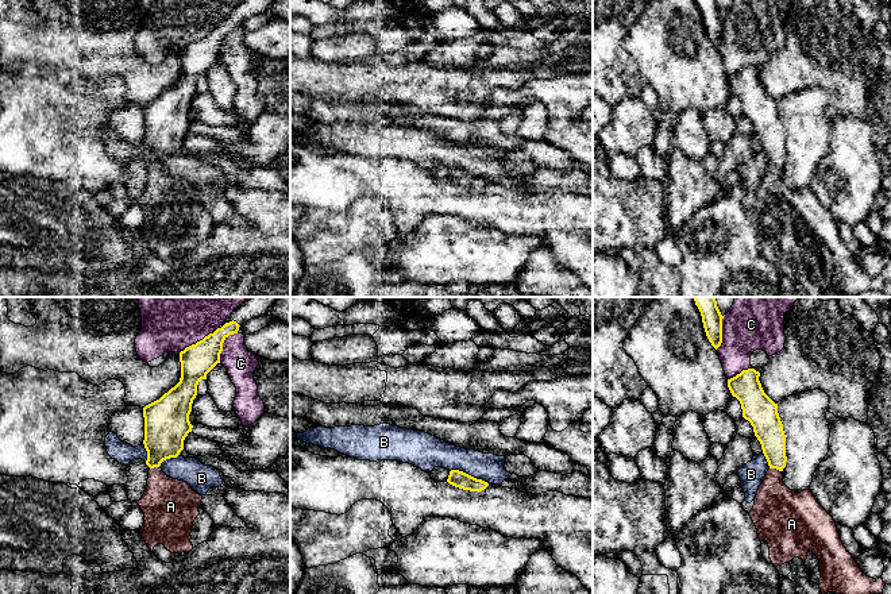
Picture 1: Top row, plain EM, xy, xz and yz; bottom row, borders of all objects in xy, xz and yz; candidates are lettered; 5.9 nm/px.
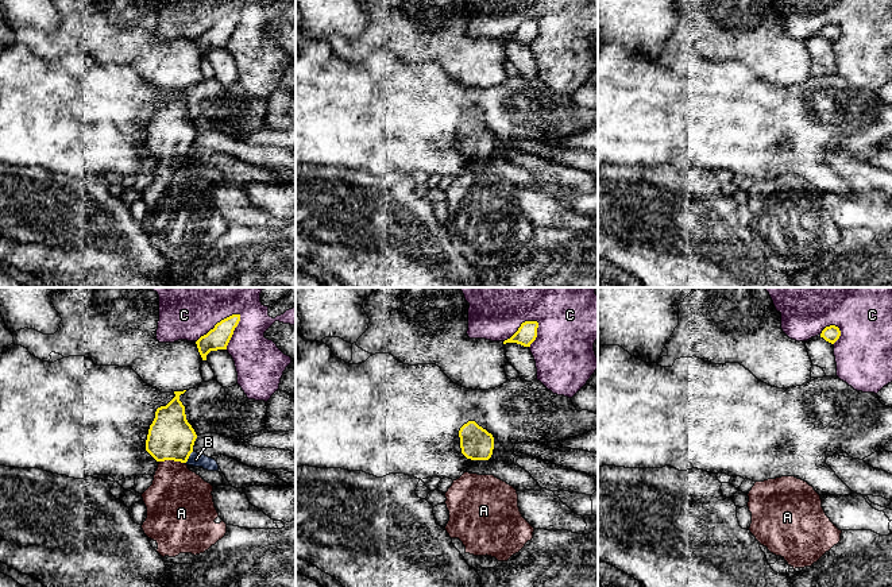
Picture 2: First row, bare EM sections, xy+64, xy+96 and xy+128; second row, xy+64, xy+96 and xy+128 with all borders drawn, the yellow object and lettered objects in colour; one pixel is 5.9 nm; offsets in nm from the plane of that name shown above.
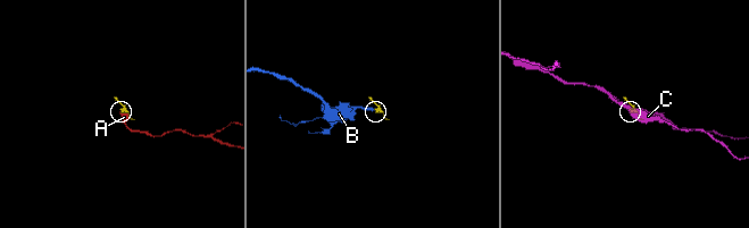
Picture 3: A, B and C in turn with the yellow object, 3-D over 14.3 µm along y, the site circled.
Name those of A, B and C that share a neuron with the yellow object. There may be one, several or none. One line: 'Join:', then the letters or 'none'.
Join: A

